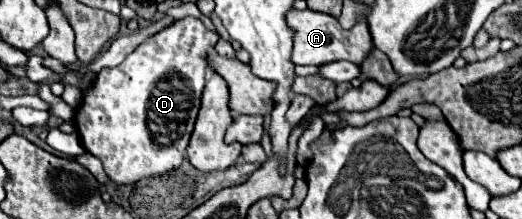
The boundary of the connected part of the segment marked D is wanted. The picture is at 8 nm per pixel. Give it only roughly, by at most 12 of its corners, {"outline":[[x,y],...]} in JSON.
{"outline":[[180,18],[74,120],[116,184],[186,158],[218,32]]}

